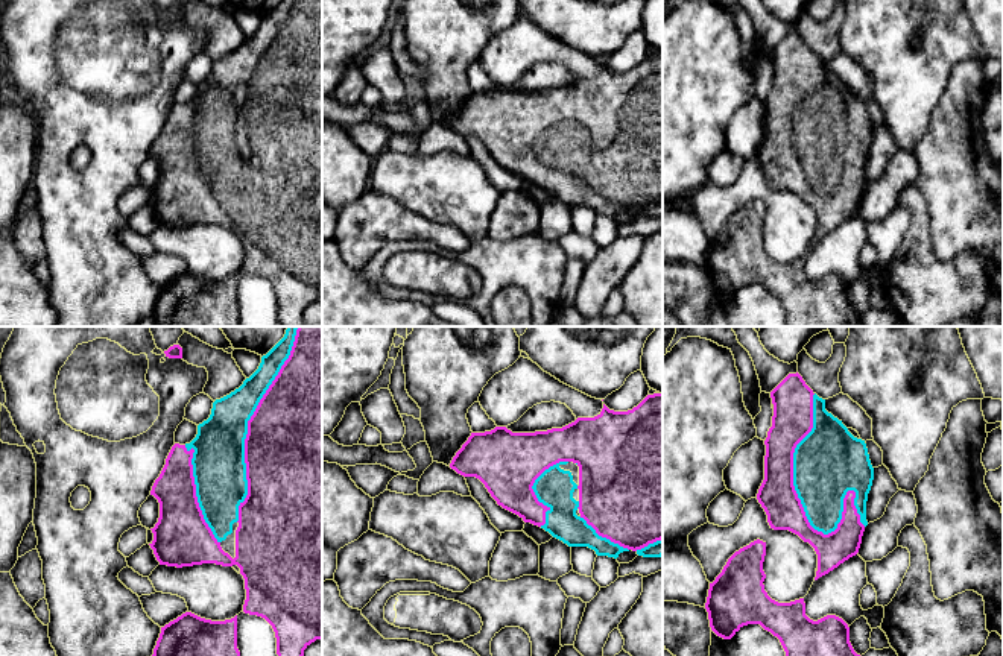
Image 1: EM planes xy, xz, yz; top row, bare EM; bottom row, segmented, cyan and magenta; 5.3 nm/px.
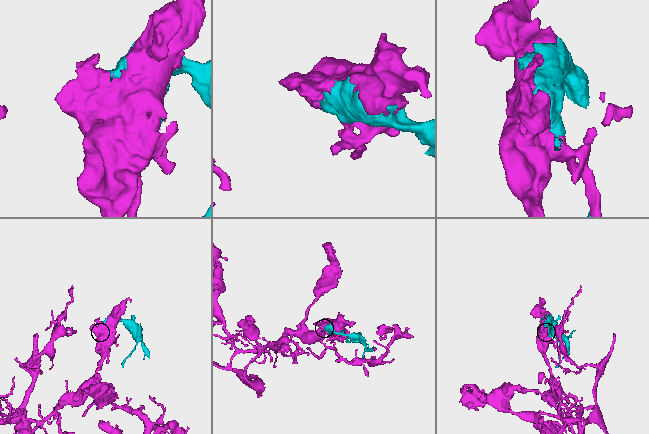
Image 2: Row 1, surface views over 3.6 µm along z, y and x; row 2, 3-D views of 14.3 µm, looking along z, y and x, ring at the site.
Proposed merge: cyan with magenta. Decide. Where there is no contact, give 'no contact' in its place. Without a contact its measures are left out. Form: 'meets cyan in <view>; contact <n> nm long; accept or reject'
meets cyan in yz; contact 750 nm long; accept

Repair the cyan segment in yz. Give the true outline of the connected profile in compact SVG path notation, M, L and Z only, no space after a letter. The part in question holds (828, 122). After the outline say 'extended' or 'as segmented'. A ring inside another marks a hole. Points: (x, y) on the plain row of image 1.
M789 33L772 52L772 87L764 100L764 140L757 159L767 175L774 190L789 190L808 202L818 214L815 240L828 234L840 223L859 213L866 181L866 161L874 140L865 100L854 97L848 88L825 70L825 59L819 58L796 33Z; extended

